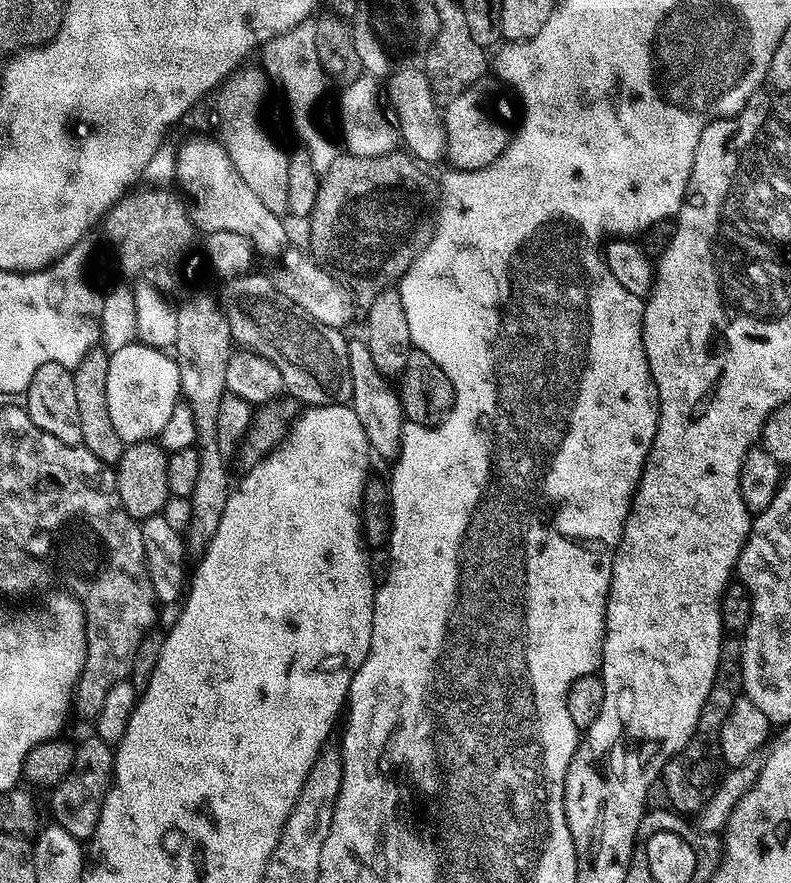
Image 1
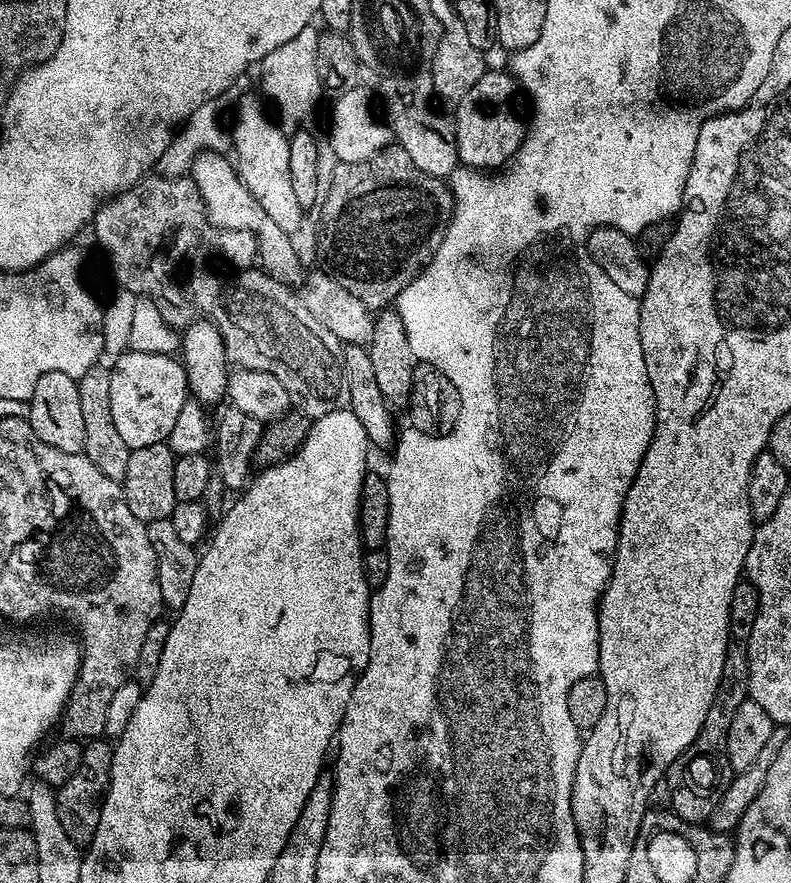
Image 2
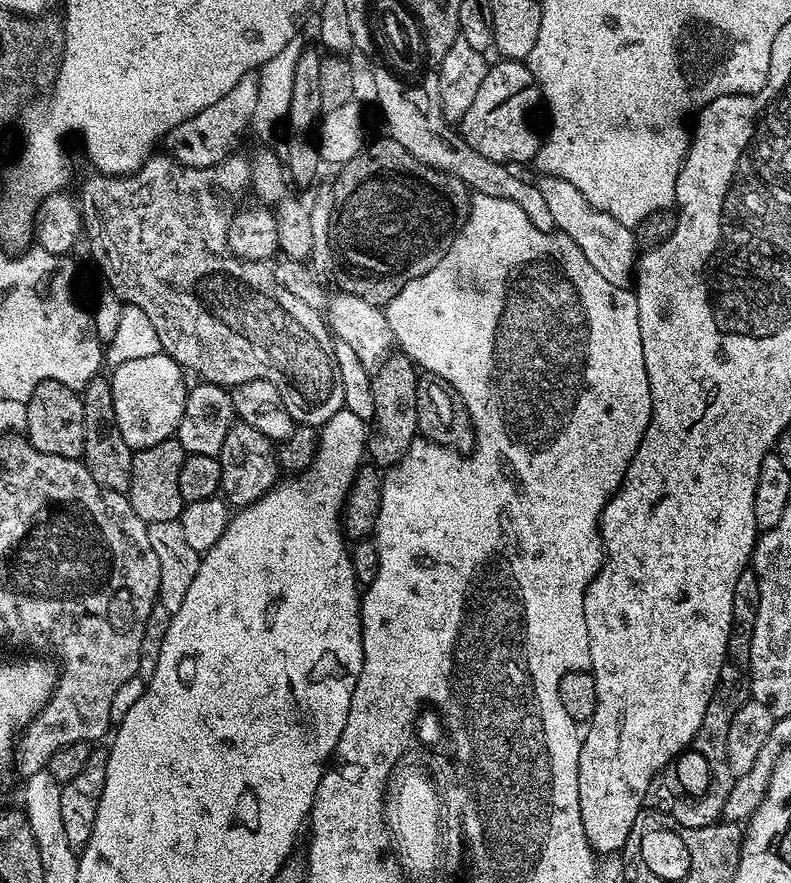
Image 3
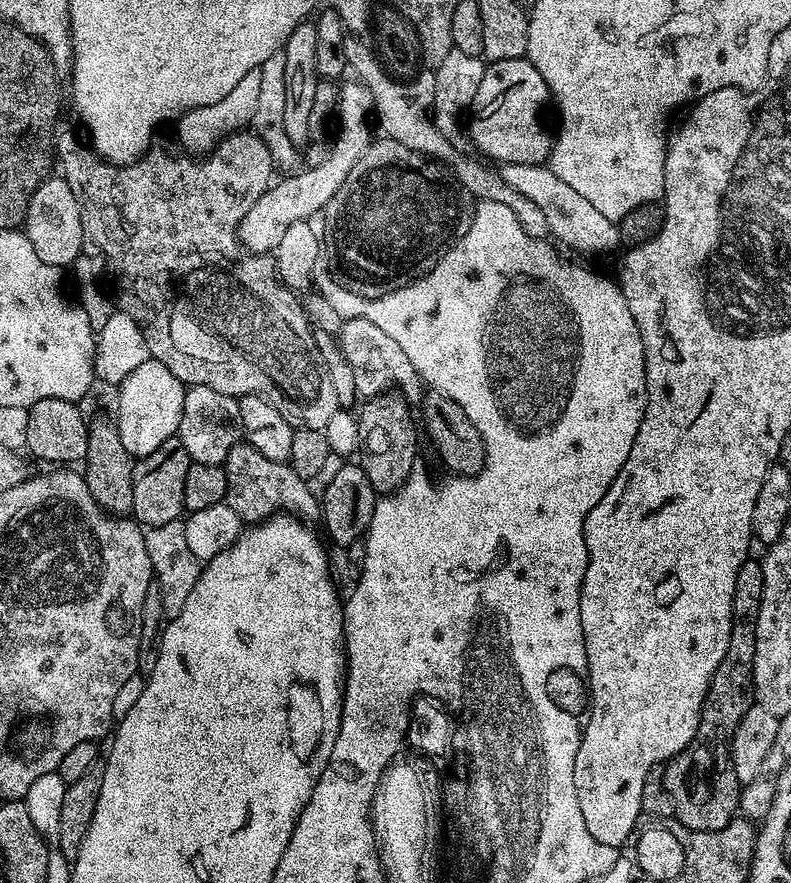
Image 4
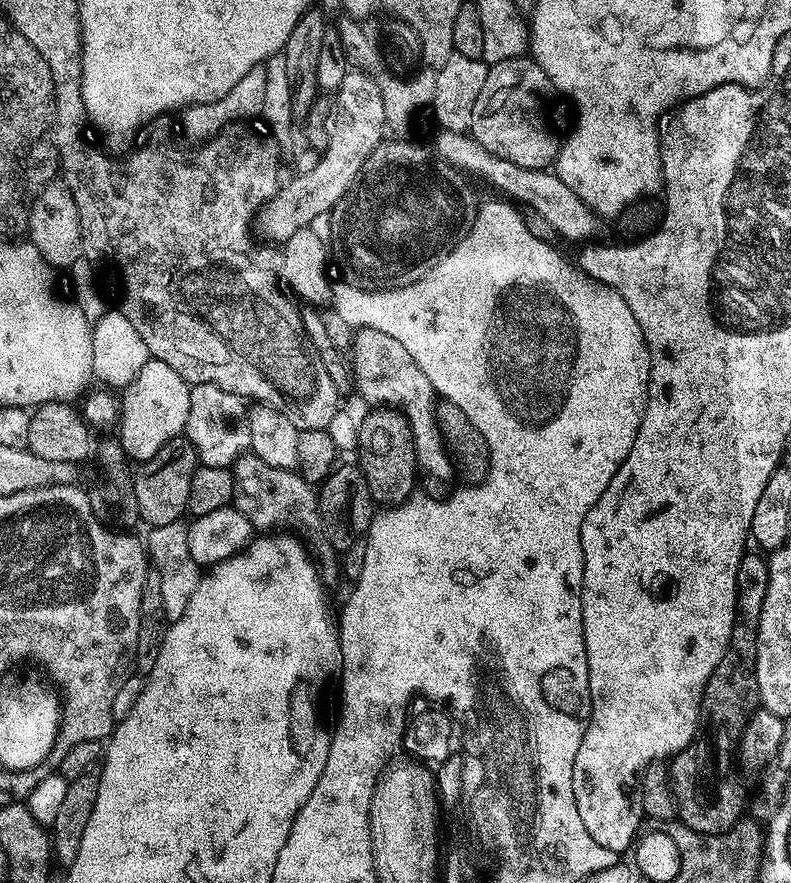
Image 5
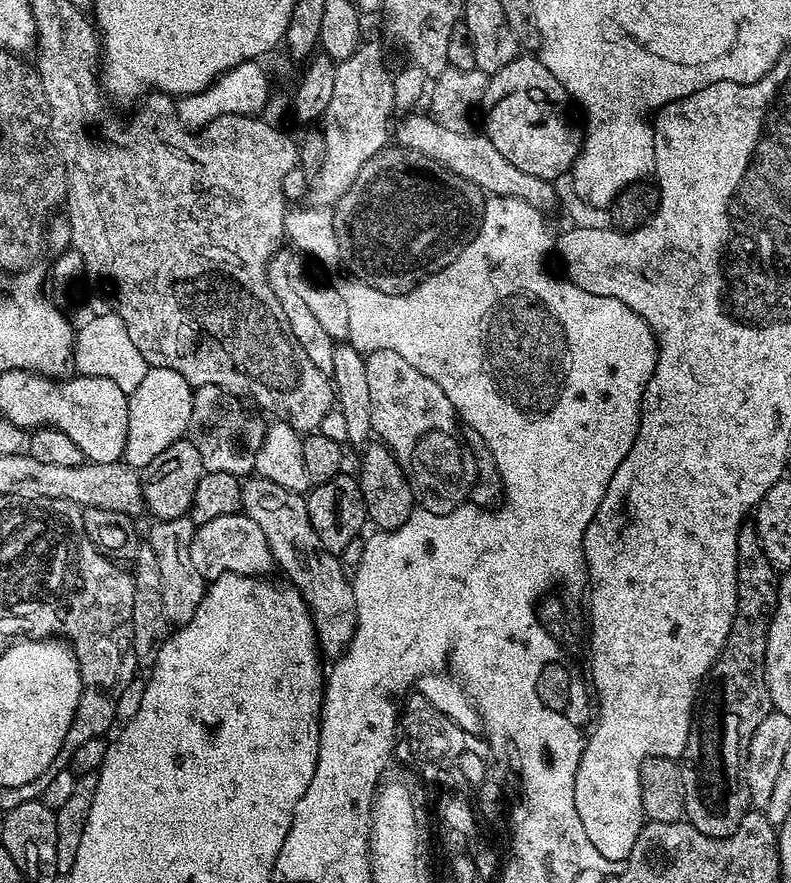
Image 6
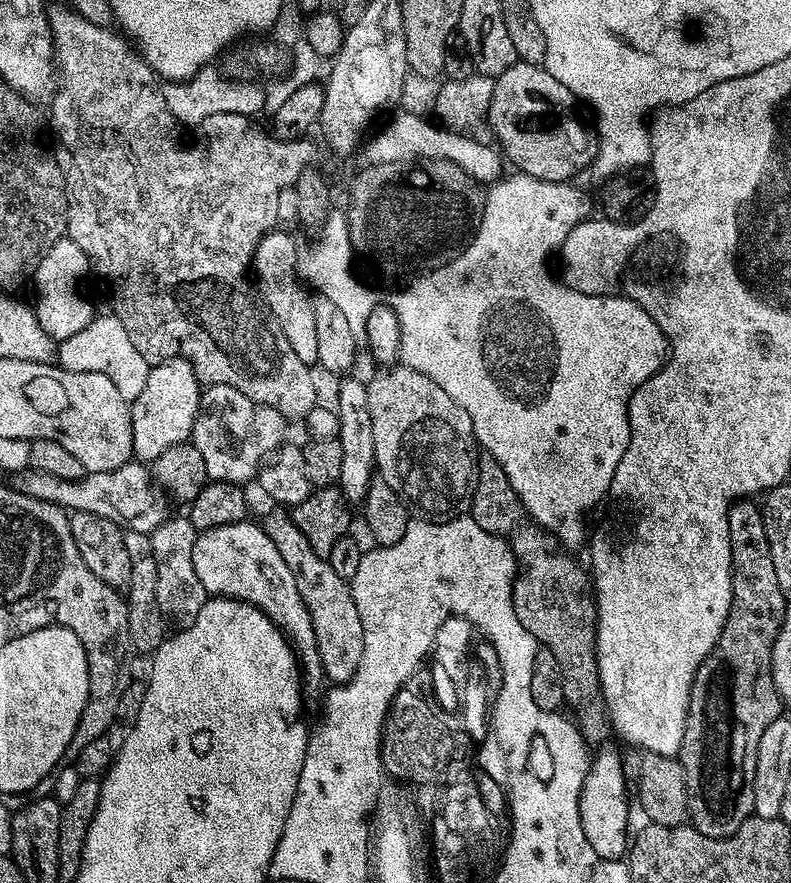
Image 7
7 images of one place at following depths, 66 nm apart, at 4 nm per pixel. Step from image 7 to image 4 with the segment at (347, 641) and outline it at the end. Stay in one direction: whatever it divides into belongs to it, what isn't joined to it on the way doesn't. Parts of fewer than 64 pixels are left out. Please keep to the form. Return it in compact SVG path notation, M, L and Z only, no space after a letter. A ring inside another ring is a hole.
M238 442L226 454L223 465L226 474L226 494L224 500L240 517L254 522L259 522L273 514L291 514L297 518L303 518L305 521L312 522L318 516L318 496L311 492L309 481L303 480L297 472L287 463L279 460L271 460L262 455L253 444L247 442Z

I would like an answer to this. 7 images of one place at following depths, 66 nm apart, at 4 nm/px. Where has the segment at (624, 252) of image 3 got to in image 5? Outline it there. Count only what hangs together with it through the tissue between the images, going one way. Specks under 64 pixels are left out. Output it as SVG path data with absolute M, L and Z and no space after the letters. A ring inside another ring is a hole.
M443 130L437 131L437 133L434 152L445 165L451 166L469 177L481 176L490 187L500 191L497 193L501 197L512 202L519 202L525 209L533 208L531 211L544 218L550 226L554 226L565 241L585 241L588 238L586 236L595 230L597 221L594 219L592 209L587 208L580 201L578 194L574 194L574 190L570 190L570 186L566 186L566 182L562 182L555 171L542 168L530 170L526 166L514 166L514 162L506 162L506 158L498 158L494 154L490 154L490 150L486 150L486 146L479 144L471 134Z

